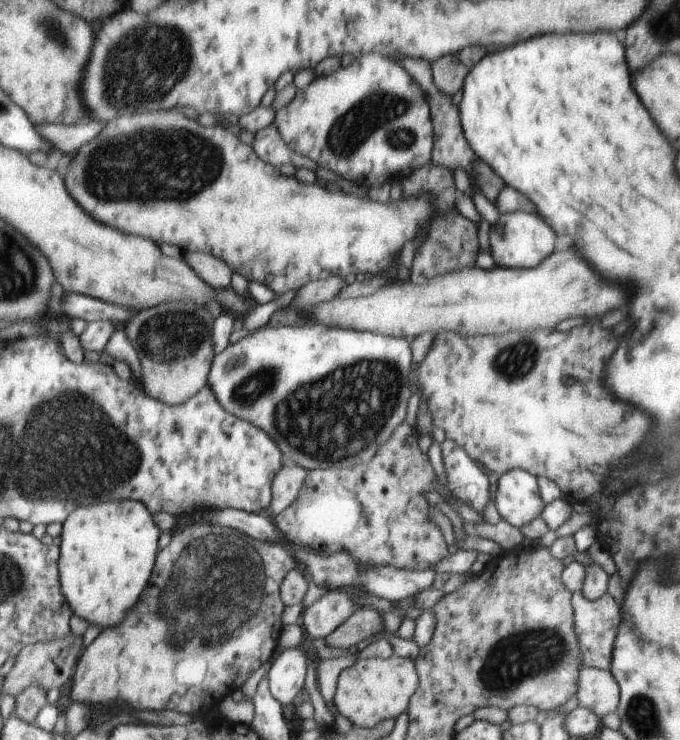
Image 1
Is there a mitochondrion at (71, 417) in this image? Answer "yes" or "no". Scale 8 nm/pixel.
yes

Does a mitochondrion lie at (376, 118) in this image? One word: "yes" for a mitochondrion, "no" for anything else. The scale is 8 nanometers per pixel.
yes

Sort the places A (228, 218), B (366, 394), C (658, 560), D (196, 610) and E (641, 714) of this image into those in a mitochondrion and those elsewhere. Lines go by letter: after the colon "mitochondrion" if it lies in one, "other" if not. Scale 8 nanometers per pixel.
A: other
B: mitochondrion
C: other
D: mitochondrion
E: mitochondrion

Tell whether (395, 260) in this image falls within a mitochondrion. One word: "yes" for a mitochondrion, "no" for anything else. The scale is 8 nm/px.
no

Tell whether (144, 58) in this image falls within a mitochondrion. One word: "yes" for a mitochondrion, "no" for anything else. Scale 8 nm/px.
yes

